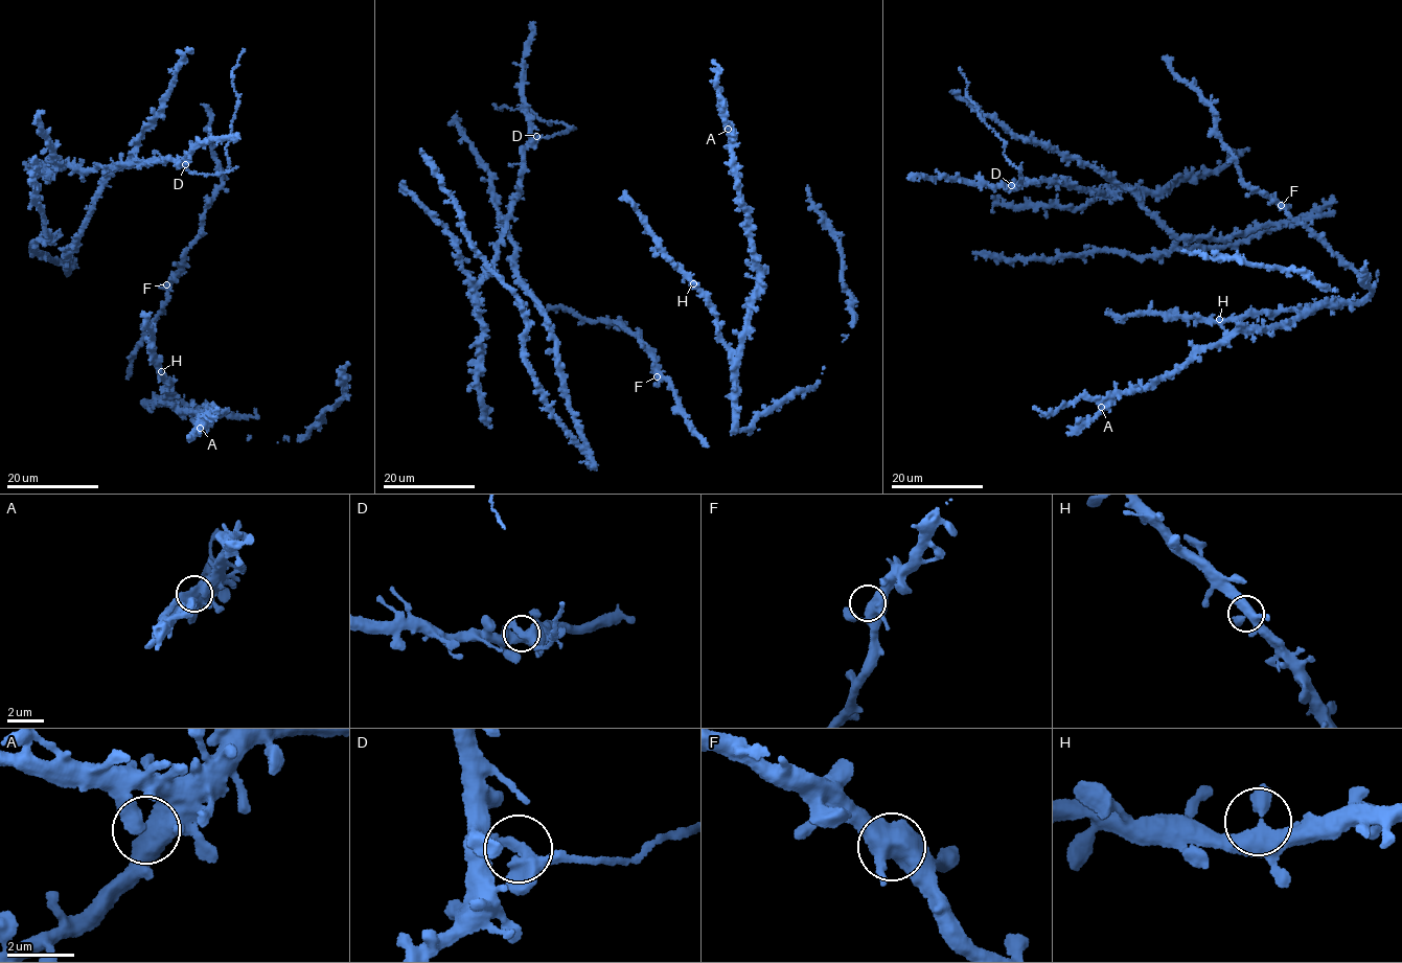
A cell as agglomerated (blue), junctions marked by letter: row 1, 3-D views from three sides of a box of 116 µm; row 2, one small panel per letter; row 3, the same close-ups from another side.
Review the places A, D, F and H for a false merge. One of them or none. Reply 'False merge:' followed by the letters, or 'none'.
False merge: D

